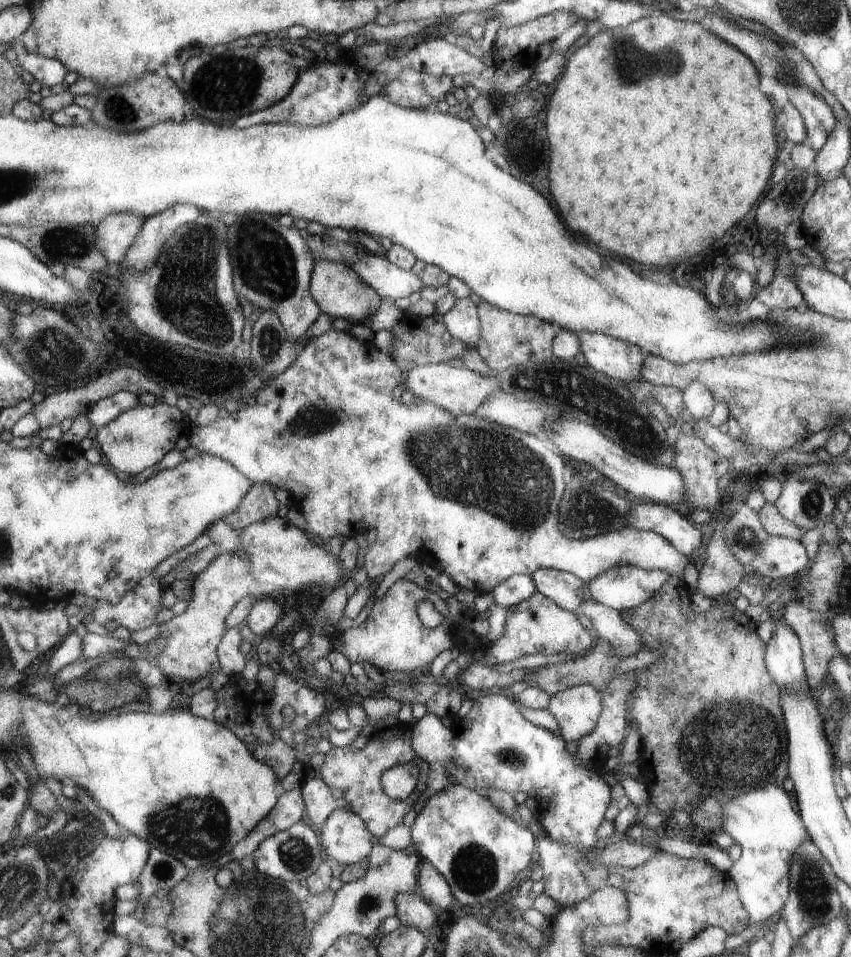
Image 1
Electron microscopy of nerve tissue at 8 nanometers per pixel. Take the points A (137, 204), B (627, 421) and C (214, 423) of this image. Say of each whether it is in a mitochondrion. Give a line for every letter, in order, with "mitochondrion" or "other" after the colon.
A: other
B: mitochondrion
C: other

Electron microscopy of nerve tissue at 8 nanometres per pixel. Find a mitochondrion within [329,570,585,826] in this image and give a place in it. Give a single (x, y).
(511, 757)

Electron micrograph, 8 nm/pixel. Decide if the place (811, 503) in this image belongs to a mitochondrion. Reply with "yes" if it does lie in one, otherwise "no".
yes

